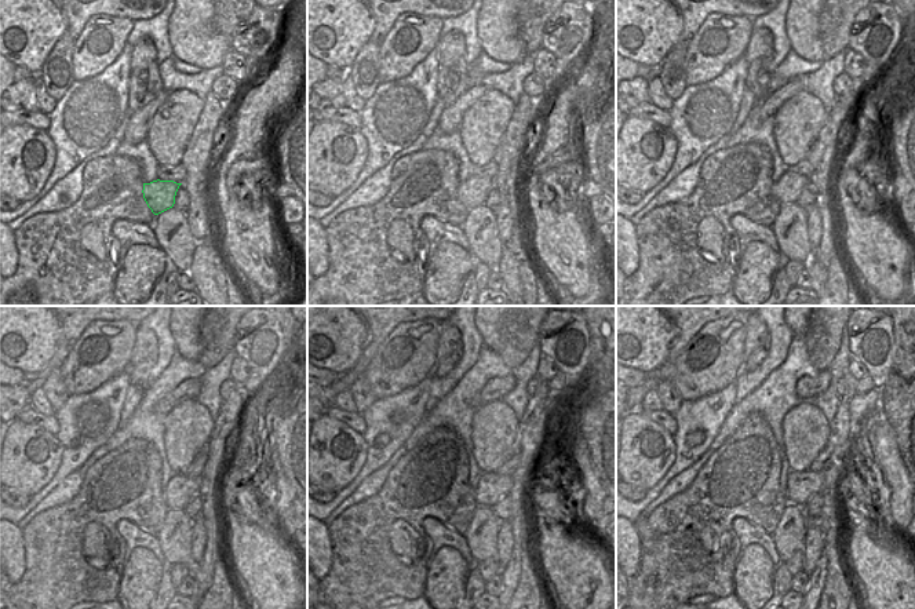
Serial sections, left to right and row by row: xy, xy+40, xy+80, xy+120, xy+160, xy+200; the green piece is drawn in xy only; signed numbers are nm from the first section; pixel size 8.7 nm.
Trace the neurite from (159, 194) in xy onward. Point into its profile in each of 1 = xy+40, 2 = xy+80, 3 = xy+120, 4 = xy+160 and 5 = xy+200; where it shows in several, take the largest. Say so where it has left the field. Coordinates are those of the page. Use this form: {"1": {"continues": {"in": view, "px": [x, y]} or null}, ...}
{"1": {"continues": {"in": "xy+40", "px": [471, 193]}}, "2": {"continues": {"in": "xy+80", "px": [787, 189]}}, "3": {"continues": {"in": "xy+120", "px": [179, 491]}}, "4": {"continues": {"in": "xy+160", "px": [492, 487]}}, "5": {"continues": {"in": "xy+200", "px": [801, 485]}}}

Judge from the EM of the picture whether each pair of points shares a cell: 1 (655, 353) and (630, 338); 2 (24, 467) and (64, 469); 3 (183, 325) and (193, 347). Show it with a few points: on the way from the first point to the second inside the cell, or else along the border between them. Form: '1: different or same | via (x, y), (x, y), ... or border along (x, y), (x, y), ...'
1: same | via (649, 347), (640, 338), (635, 338)
2: different | border along (57, 437), (62, 447), (61, 463), (37, 493)
3: same | via (186, 331), (188, 342)

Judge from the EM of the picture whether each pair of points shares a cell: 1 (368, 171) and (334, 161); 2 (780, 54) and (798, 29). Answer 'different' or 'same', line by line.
1: different
2: different

